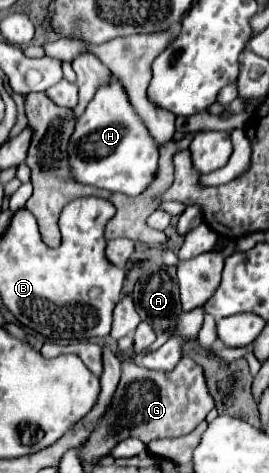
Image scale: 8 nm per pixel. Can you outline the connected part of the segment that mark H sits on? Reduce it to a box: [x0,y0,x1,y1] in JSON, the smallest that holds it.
[68,75,158,197]

